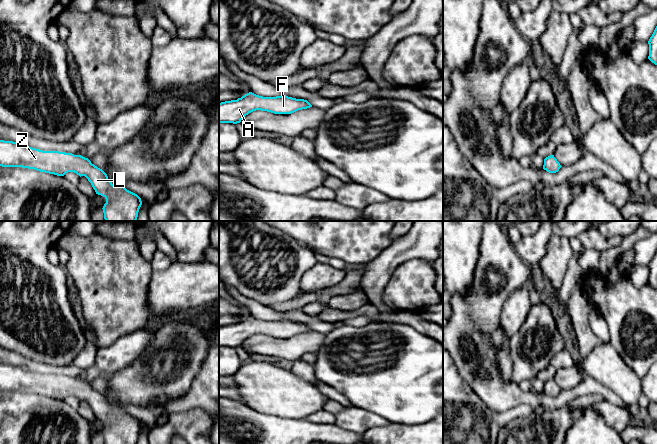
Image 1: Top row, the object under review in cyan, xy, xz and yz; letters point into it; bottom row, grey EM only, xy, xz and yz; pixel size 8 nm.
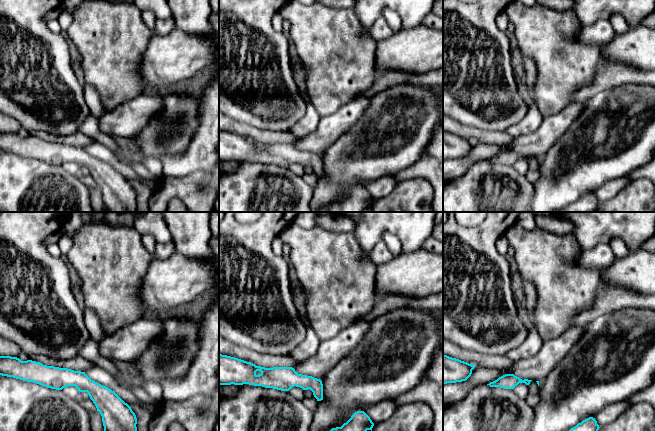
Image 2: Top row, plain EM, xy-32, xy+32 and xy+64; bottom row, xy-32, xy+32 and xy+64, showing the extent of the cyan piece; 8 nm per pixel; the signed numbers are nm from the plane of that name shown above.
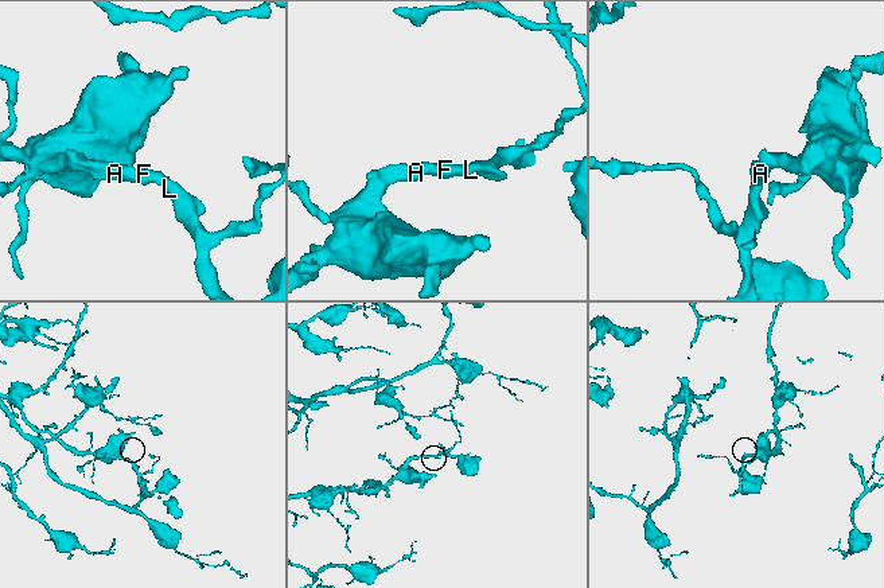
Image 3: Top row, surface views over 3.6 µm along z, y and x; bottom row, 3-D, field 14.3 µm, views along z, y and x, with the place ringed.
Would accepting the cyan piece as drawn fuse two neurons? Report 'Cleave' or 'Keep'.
Keep

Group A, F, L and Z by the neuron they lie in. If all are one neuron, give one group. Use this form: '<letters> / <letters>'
A F L Z

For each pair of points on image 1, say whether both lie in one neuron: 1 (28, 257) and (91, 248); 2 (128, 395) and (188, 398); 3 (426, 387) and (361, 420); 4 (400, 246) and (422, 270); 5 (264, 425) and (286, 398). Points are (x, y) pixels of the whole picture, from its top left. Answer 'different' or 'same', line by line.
1: different
2: different
3: different
4: different
5: different

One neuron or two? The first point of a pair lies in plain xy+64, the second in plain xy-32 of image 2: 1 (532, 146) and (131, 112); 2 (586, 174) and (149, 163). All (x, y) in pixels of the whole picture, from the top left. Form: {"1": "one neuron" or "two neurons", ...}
{"1": "one neuron", "2": "two neurons"}

